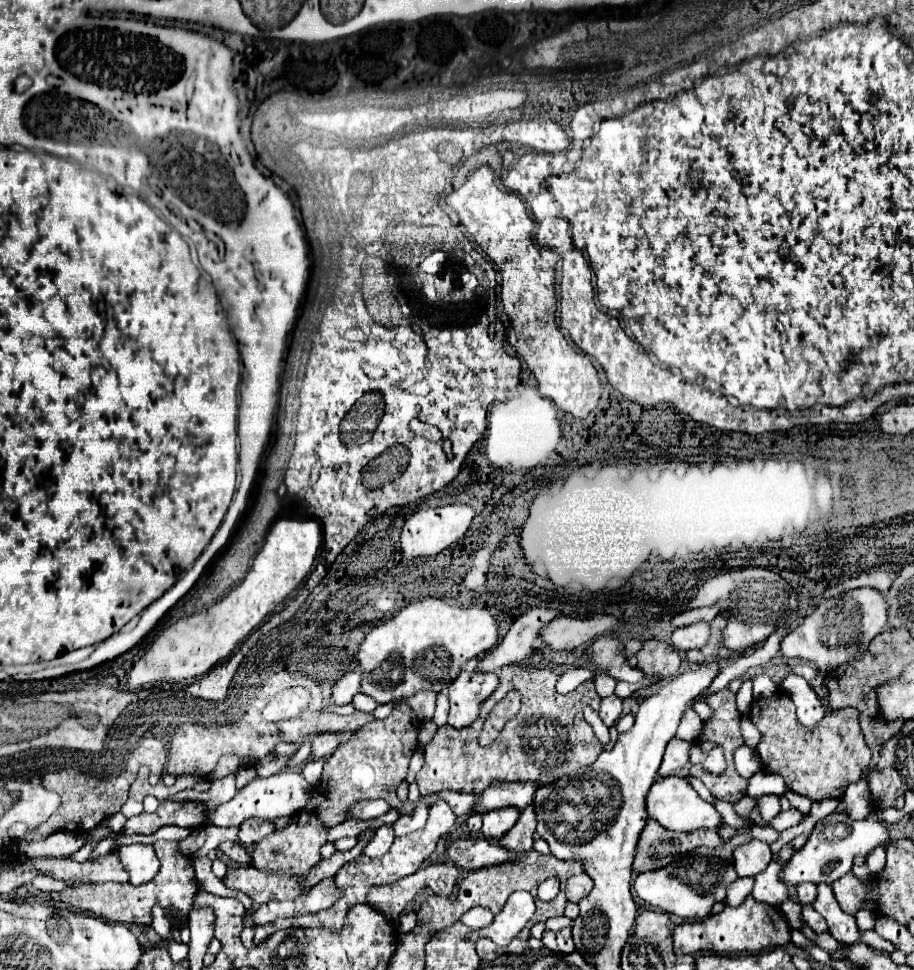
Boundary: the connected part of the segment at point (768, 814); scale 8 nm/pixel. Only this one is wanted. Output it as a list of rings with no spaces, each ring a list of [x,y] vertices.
[[[762,796],[762,798],[758,798],[756,808],[758,808],[760,816],[762,816],[766,822],[768,822],[768,820],[772,820],[772,818],[780,812],[778,796]]]

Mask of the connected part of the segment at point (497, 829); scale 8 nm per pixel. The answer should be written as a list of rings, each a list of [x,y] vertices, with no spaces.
[[[500,808],[500,810],[490,810],[482,814],[484,824],[482,824],[482,834],[486,838],[502,838],[518,820],[520,810],[516,808]]]

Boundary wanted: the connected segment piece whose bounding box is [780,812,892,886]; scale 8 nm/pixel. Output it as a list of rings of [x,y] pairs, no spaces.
[[[834,812],[816,824],[806,846],[798,850],[790,858],[790,862],[786,862],[780,878],[788,886],[798,886],[800,882],[832,884],[834,880],[852,870],[852,860],[856,856],[868,856],[876,846],[886,846],[890,840],[890,830],[882,820],[868,818],[862,822],[850,822],[844,812]]]

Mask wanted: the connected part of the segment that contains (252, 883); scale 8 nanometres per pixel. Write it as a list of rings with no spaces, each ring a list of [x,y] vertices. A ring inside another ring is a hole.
[[[240,866],[226,878],[226,887],[244,892],[256,904],[270,900],[294,900],[300,896],[300,886],[302,884],[288,874],[260,874],[260,870],[252,866]]]

